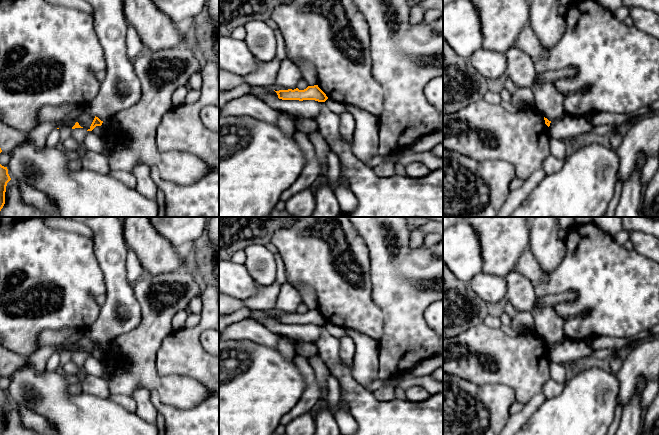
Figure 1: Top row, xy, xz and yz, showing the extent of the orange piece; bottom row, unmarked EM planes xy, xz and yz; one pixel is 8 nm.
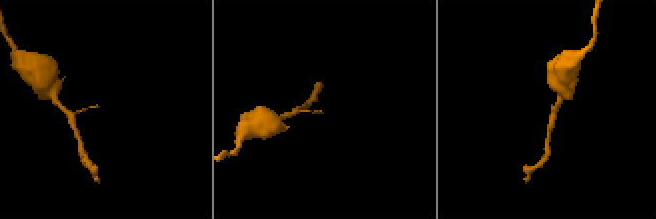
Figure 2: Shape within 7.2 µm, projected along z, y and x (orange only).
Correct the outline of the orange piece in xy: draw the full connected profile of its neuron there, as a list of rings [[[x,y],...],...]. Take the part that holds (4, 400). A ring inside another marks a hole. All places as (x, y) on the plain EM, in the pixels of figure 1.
[[[0,388],[0,435],[5,428],[5,416],[7,407],[11,404],[7,391]]]

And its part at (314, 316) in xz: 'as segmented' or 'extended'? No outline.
as segmented

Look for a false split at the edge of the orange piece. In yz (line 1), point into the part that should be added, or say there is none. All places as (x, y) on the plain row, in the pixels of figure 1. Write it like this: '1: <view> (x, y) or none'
1: none

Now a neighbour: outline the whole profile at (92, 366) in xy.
[[[88,355],[84,362],[84,368],[89,375],[94,375],[100,378],[105,376],[103,363],[97,360],[93,355]]]

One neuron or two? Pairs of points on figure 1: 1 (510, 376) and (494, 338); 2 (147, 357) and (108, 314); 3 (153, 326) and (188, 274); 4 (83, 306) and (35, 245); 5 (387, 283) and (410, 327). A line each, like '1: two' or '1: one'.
1: one
2: two
3: one
4: one
5: one

